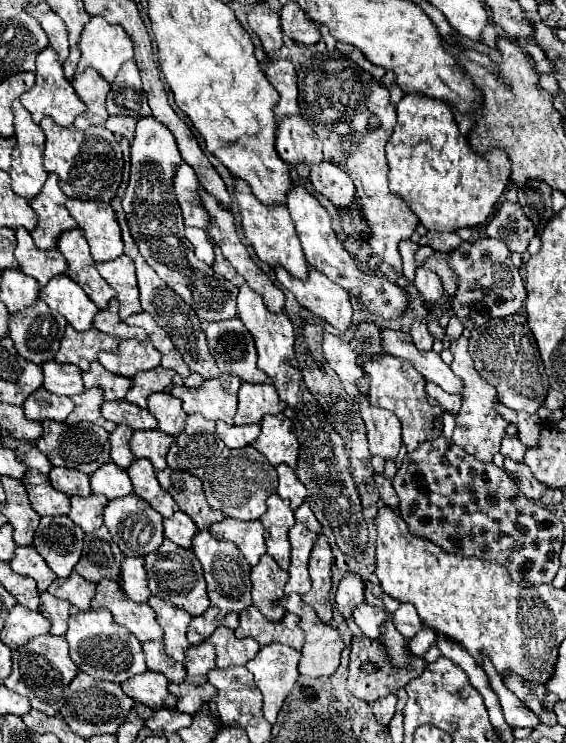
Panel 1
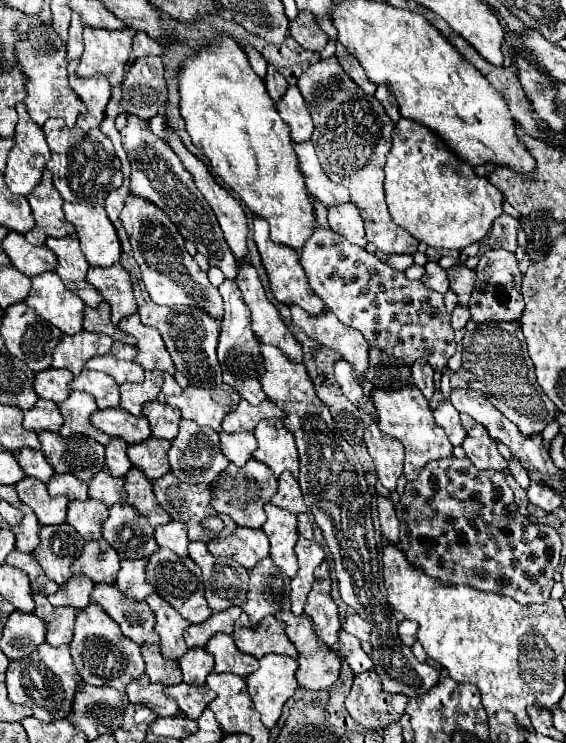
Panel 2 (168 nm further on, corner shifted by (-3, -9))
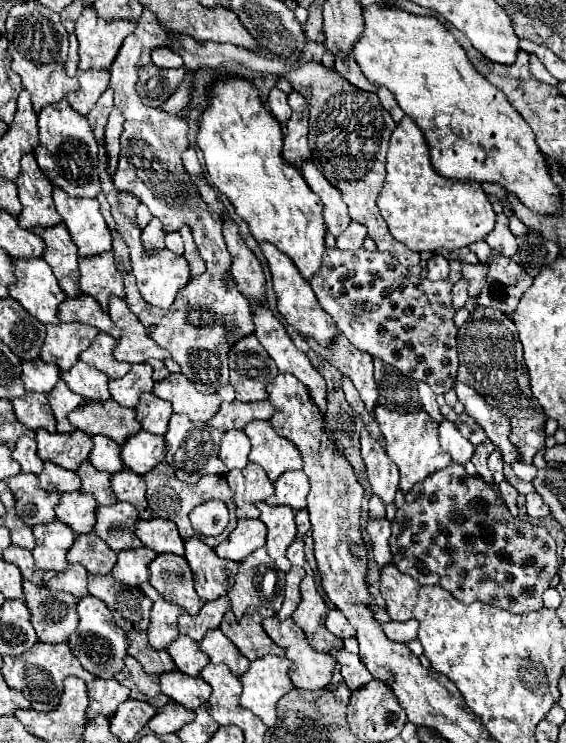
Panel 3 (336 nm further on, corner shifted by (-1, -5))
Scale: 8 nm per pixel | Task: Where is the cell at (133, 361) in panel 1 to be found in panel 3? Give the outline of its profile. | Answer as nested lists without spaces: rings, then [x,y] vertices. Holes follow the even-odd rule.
[[[99,334],[93,340],[93,344],[79,358],[83,362],[87,362],[89,366],[95,366],[101,372],[105,372],[111,380],[117,380],[117,378],[123,378],[131,370],[131,364],[115,360],[115,356],[113,356],[115,346],[117,346],[117,340],[113,336]]]

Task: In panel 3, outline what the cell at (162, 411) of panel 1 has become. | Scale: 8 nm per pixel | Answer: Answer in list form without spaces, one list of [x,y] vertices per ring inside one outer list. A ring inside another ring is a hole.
[[[145,392],[139,398],[139,404],[135,406],[137,420],[143,430],[153,432],[153,434],[165,434],[169,428],[169,418],[173,414],[171,404],[157,398],[153,392]]]

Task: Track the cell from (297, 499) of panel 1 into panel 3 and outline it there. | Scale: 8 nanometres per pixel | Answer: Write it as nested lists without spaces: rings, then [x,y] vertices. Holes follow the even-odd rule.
[[[289,470],[283,472],[275,482],[275,492],[267,498],[267,504],[277,506],[285,504],[293,510],[305,508],[305,500],[309,494],[309,480],[305,478],[303,470]]]

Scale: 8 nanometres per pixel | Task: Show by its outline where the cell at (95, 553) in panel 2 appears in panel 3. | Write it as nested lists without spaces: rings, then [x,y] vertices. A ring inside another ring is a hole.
[[[95,532],[81,534],[75,538],[75,544],[71,546],[67,554],[69,564],[83,564],[89,574],[109,574],[115,566],[117,552],[111,550]]]

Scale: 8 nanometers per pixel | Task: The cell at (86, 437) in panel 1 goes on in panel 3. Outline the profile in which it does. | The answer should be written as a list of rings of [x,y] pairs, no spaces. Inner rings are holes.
[[[37,428],[35,440],[41,460],[51,460],[73,472],[81,466],[83,460],[89,458],[89,450],[93,450],[93,438],[79,430],[67,434],[49,434],[45,428]]]

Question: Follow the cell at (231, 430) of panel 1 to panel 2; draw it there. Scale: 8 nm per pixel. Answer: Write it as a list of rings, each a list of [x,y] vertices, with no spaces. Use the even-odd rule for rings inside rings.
[[[221,432],[221,450],[227,456],[227,460],[233,462],[235,466],[245,466],[255,446],[257,446],[257,440],[253,432],[239,432],[239,434]]]

